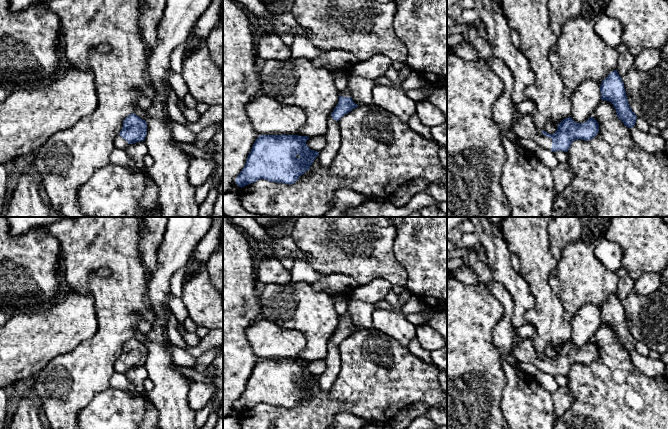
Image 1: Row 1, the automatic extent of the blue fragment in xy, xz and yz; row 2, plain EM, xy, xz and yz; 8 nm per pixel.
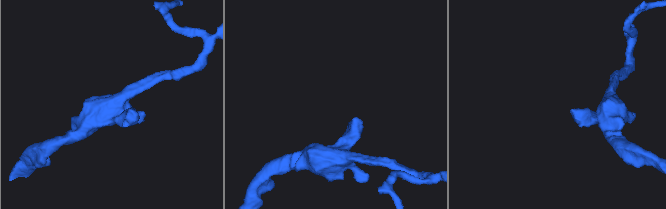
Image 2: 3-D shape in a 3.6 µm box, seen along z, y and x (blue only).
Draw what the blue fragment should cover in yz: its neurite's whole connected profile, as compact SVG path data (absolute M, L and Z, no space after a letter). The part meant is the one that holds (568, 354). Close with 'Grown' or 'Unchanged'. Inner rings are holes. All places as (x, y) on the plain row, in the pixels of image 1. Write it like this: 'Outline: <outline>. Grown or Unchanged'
Outline: M528 338L513 349L512 355L519 363L531 363L544 373L567 376L573 365L593 363L599 357L599 348L593 341L581 348L568 341L558 348L554 358L549 358L539 355Z. Grown

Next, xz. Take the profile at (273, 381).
Outline: M259 359L236 408L242 412L259 403L294 408L319 380L307 370L308 363L299 359Z. Unchanged

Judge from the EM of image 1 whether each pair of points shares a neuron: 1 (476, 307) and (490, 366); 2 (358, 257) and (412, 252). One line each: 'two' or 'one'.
1: one
2: two

